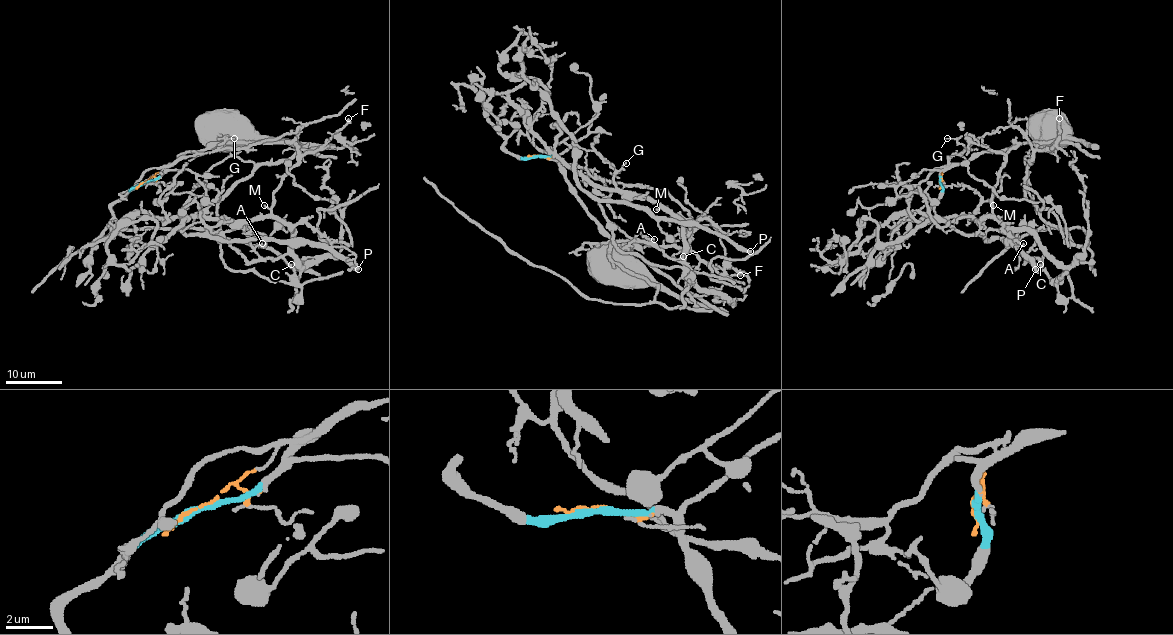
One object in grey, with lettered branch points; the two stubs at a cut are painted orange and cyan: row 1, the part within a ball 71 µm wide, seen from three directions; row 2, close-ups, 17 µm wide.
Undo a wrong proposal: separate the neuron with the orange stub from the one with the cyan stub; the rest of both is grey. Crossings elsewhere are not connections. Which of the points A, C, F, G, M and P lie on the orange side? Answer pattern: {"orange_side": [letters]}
{"orange_side": ["F", "G"]}

